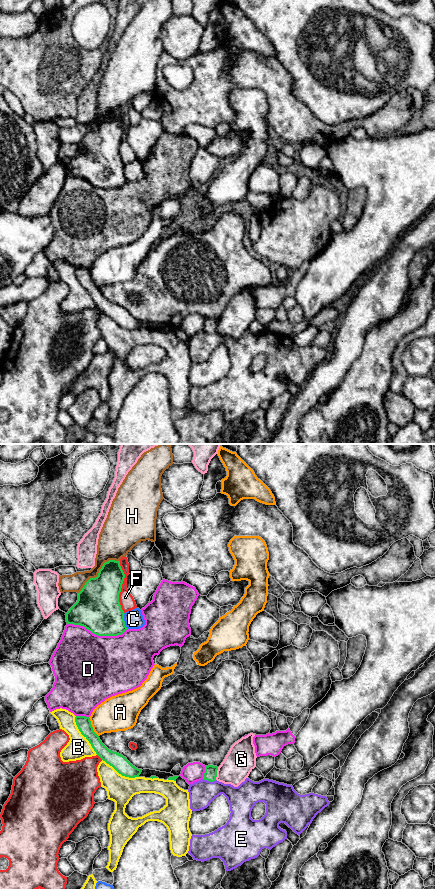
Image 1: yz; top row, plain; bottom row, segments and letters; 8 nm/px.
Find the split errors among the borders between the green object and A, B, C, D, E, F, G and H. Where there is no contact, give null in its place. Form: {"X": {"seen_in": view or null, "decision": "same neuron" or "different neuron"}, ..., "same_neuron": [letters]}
{"A": {"seen_in": "yz", "decision": "different neuron"}, "B": {"seen_in": "yz", "decision": "different neuron"}, "C": {"seen_in": "yz", "decision": "different neuron"}, "D": {"seen_in": "yz", "decision": "different neuron"}, "E": {"seen_in": "yz", "decision": "different neuron"}, "F": {"seen_in": "yz", "decision": "different neuron"}, "G": {"seen_in": "yz", "decision": "different neuron"}, "H": {"seen_in": "yz", "decision": "different neuron"}, "same_neuron": []}

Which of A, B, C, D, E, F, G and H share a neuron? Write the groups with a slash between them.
A / B / C / D / E F / G / H

